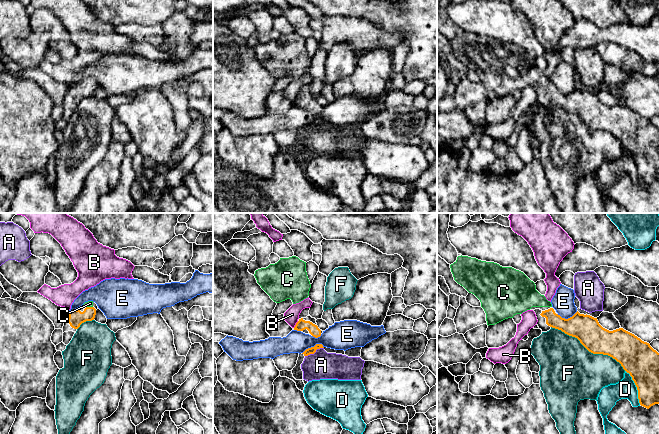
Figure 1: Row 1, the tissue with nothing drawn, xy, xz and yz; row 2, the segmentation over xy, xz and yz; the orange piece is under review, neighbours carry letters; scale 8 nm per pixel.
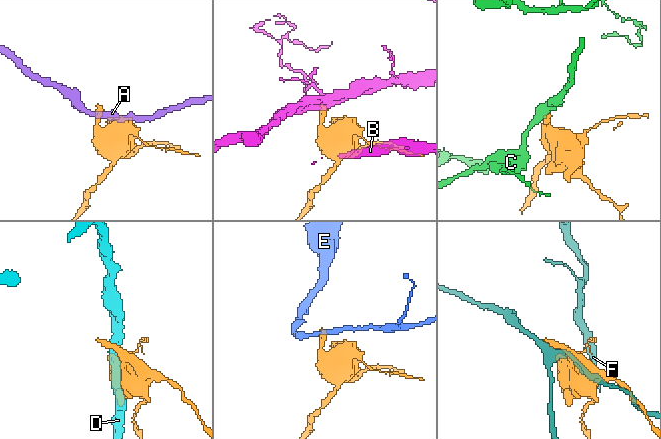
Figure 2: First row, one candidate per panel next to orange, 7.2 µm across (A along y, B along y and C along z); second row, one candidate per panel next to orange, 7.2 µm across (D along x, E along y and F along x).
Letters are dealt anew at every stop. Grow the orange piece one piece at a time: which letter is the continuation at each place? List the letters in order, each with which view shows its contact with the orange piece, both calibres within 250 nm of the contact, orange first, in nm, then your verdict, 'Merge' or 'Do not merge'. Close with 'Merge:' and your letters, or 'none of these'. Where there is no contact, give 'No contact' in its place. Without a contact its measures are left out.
A: Touches orange in xz. Thickness 60 nm (orange) against 220 nm. Do not merge
B: Touches orange in xz. Thickness 90 nm (orange) against 110 nm. Do not merge
C: Touches orange in xy. Thickness 120 nm (orange) against 50 nm. Merge
D: Touches orange in yz. Thickness 280 nm (orange) against 160 nm. Do not merge
E: Touches orange in xz. Thickness 60 nm (orange) against 220 nm. Do not merge
F: Touches orange in yz. Thickness 240 nm (orange) against 460 nm. Do not merge
Merge: C

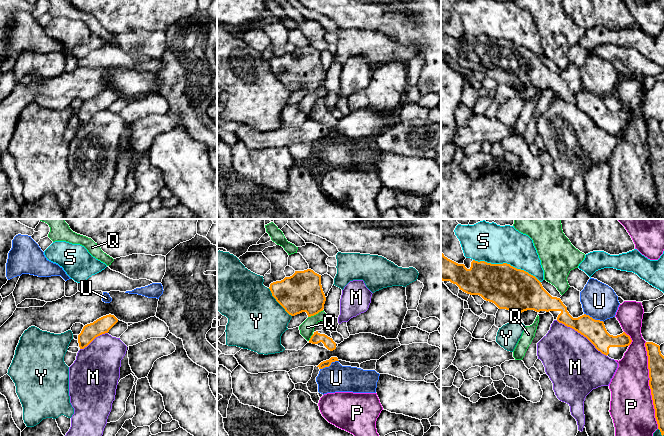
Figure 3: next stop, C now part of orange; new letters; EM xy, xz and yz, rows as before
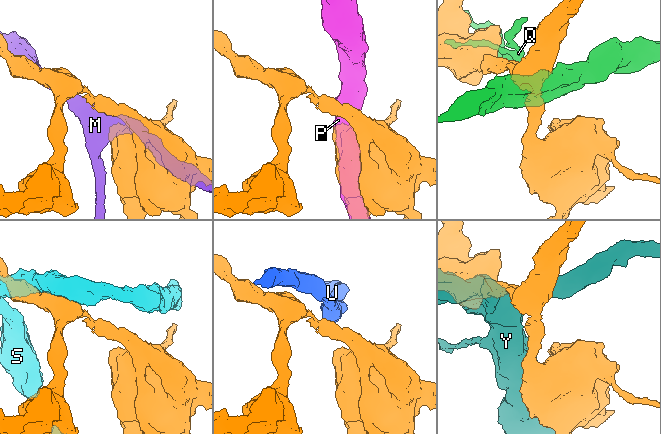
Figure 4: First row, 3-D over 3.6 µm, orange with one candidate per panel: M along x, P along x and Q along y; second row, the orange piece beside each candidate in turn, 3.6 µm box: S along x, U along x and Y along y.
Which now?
M: Touches orange in yz. Thickness 180 nm (orange) against 440 nm. Do not merge
P: Touches orange in yz. Thickness 130 nm (orange) against 360 nm. Do not merge
Q: Touches orange in xz. Thickness 320 nm (orange) against 110 nm. Do not merge
S: Touches orange in yz. Thickness 340 nm (orange) against 320 nm. Do not merge
U: Touches orange in xz. Thickness 60 nm (orange) against 220 nm. Do not merge
Y: Touches orange in xz. Thickness 320 nm (orange) against 460 nm. Do not merge
Merge: none of these

